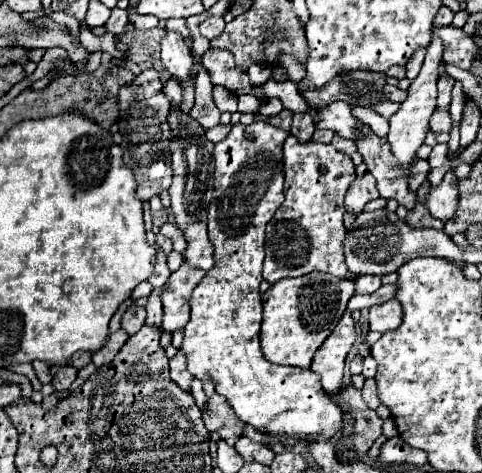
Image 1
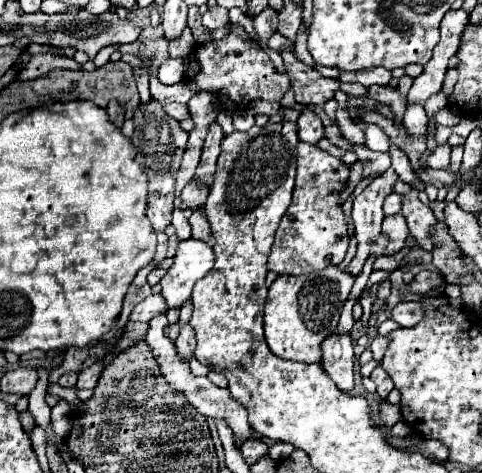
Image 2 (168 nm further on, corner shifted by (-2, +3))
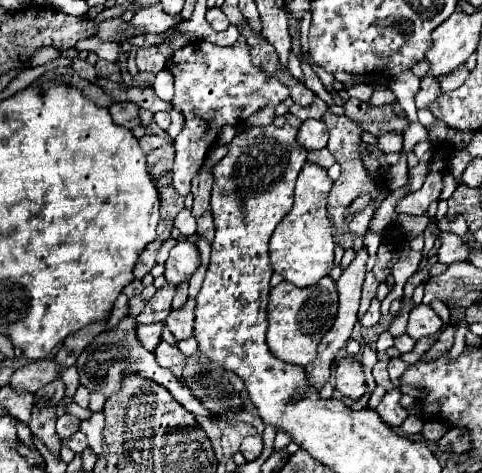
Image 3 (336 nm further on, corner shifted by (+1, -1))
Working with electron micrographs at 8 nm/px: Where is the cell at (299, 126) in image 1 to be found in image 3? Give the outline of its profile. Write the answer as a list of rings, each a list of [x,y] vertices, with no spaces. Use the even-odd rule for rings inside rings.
[[[305,120],[297,138],[305,150],[321,150],[327,146],[329,132],[321,120]]]

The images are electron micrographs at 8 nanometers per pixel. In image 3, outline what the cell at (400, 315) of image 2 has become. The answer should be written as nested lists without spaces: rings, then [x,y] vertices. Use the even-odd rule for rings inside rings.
[[[419,304],[411,310],[409,324],[407,324],[407,334],[413,340],[419,340],[423,336],[431,336],[431,334],[439,332],[441,326],[443,326],[443,320],[433,312],[431,306]]]

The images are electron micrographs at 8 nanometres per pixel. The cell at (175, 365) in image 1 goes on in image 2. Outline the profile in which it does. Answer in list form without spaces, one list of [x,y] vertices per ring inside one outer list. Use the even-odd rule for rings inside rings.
[[[184,326],[180,330],[180,336],[176,340],[176,352],[178,358],[182,358],[184,362],[188,362],[194,356],[194,346],[196,346],[196,338],[194,338],[194,330],[190,326]]]

